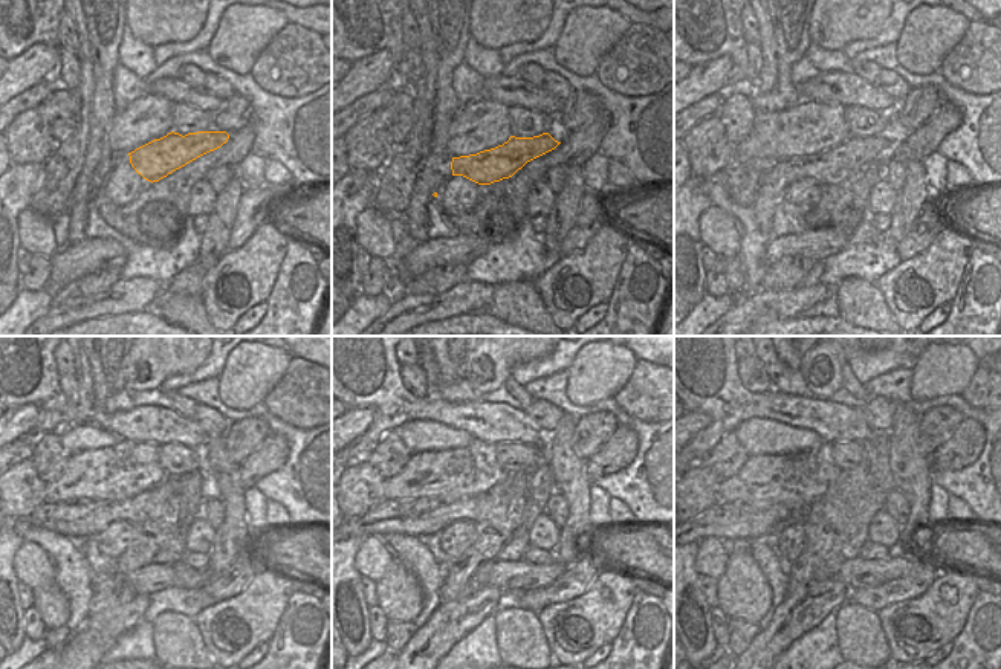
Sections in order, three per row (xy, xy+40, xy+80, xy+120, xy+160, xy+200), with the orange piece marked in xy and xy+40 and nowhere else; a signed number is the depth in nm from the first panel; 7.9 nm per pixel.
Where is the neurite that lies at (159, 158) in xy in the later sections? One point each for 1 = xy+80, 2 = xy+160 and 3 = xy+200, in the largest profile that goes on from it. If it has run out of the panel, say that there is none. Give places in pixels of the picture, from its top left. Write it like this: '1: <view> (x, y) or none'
1: xy+80 (830, 167)
2: xy+160 (424, 517)
3: xy+200 (735, 521)

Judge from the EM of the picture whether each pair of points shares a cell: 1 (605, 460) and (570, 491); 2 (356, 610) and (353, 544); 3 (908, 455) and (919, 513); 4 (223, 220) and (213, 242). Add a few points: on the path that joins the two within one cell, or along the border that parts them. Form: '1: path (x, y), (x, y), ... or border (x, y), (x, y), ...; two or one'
1: border (586, 462), (586, 475), (590, 483); two
2: path (347, 593), (347, 561); one
3: path (910, 469), (919, 500); one
4: path (219, 225), (216, 237); one

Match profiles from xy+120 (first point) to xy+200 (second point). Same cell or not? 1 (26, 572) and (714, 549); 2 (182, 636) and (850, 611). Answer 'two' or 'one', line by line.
1: one
2: one

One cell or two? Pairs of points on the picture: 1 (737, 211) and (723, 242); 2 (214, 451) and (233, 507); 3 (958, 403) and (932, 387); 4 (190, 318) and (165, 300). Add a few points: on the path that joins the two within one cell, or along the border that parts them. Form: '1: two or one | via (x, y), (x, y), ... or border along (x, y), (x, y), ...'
1: two | border along (712, 203), (735, 217)
2: one | via (220, 465), (228, 475), (233, 494)
3: two | border along (960, 393), (922, 400), (914, 400), (910, 396)
4: one | via (184, 312), (171, 306)

